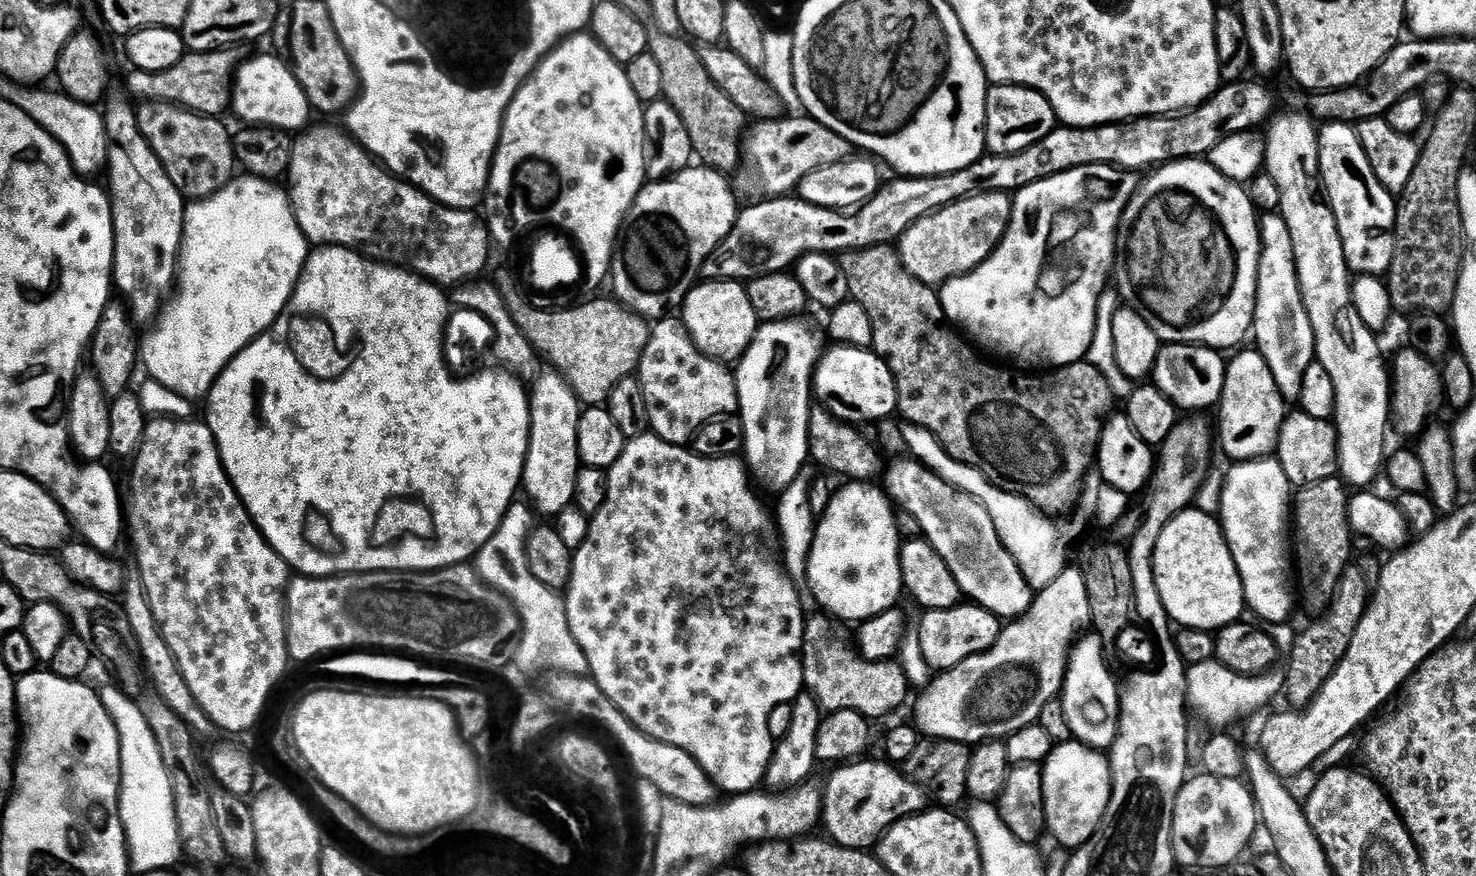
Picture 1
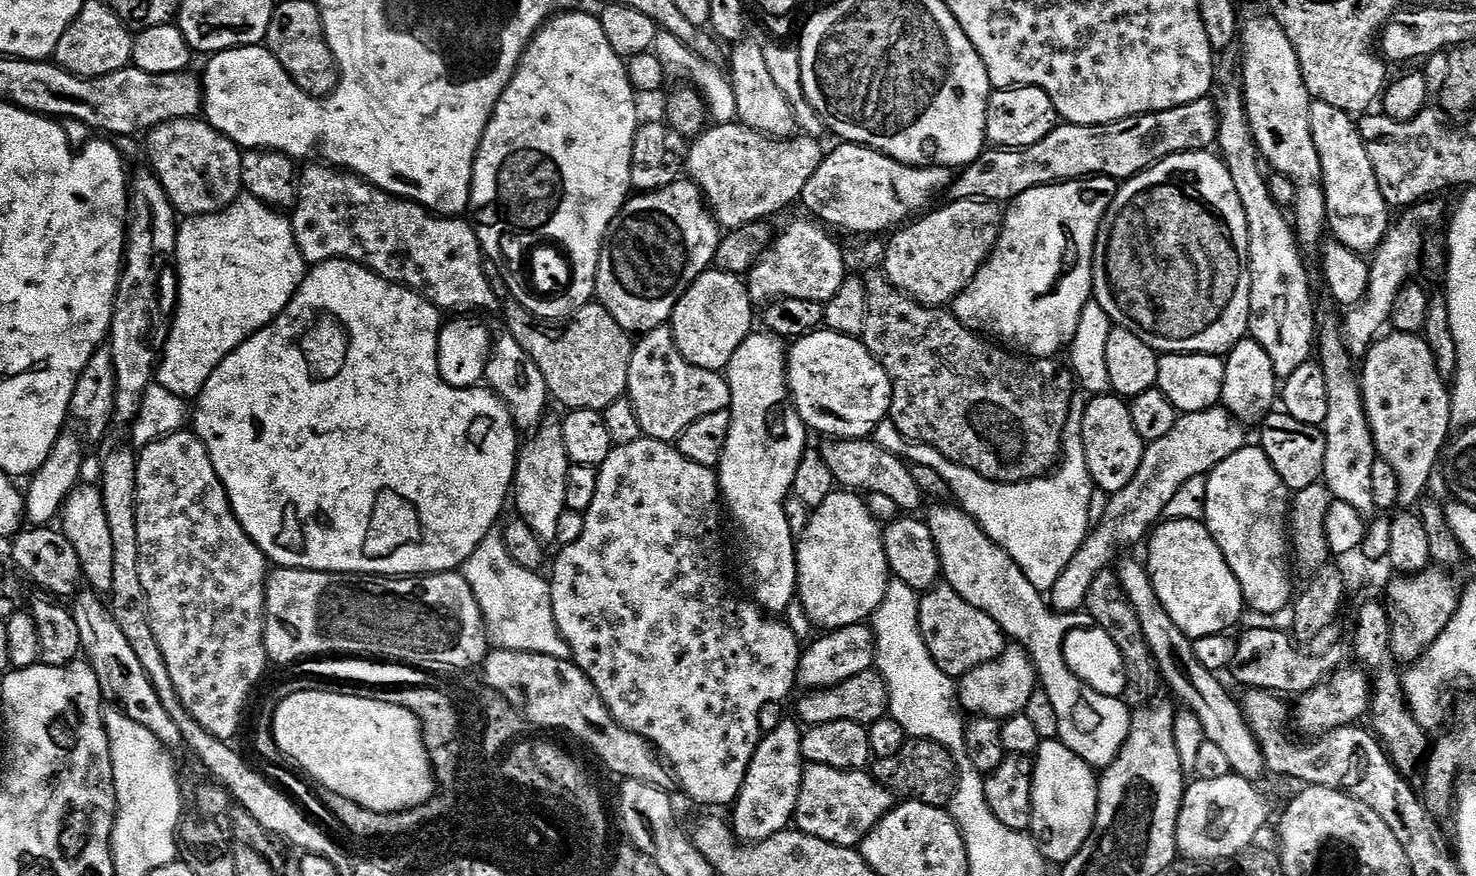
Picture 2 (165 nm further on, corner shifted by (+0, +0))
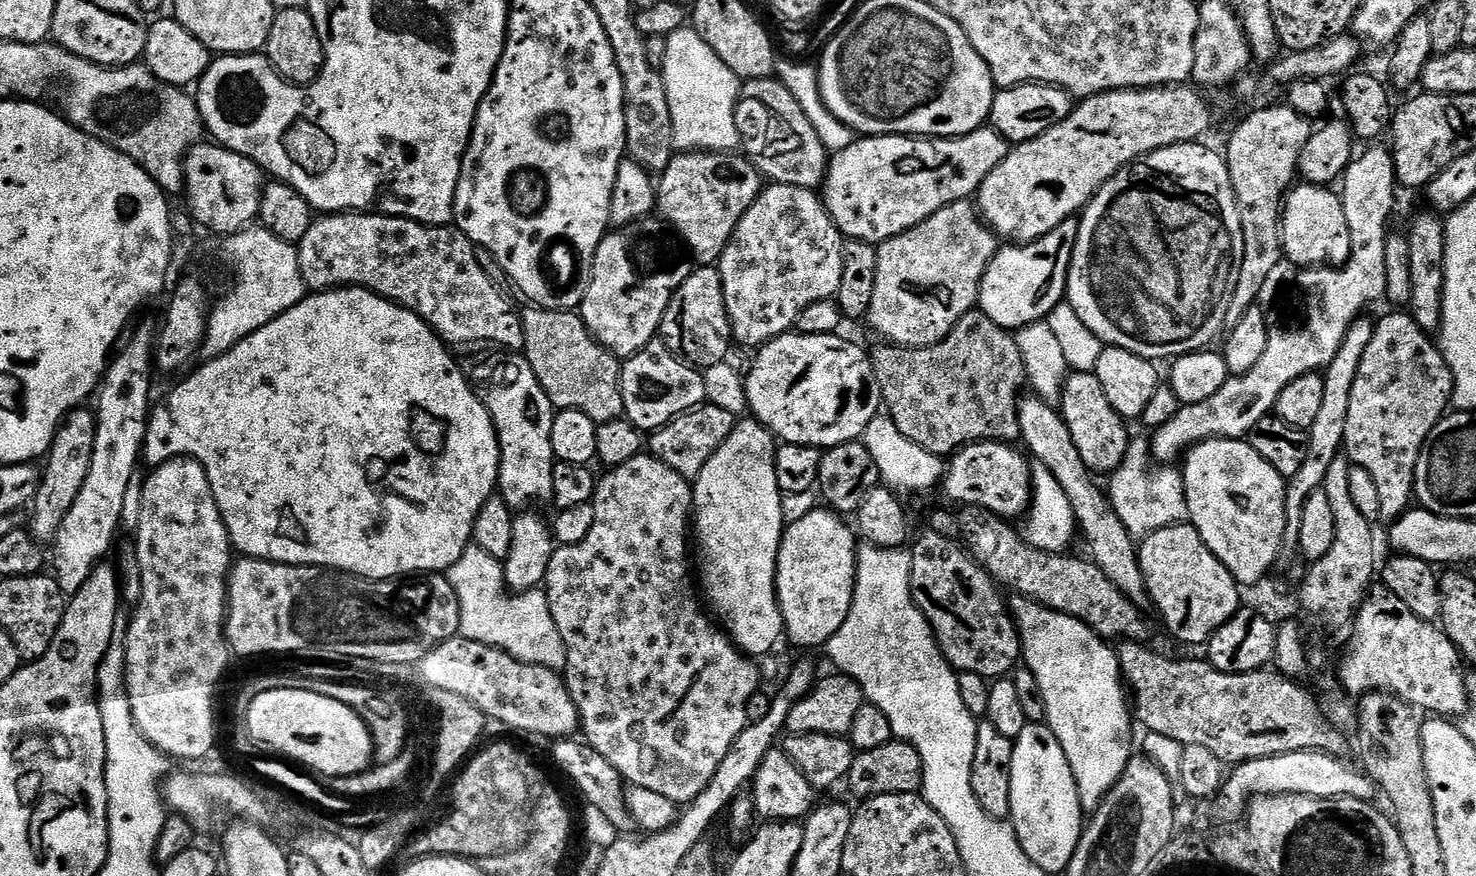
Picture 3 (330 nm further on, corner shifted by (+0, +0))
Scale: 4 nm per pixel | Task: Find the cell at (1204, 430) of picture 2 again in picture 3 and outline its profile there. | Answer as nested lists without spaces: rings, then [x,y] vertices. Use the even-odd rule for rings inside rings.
[[[1312,312],[1310,324],[1304,332],[1268,334],[1272,342],[1267,342],[1265,353],[1258,358],[1258,363],[1252,371],[1248,371],[1243,377],[1229,379],[1218,393],[1205,402],[1183,405],[1178,414],[1170,422],[1166,422],[1166,426],[1151,433],[1151,455],[1157,461],[1160,459],[1161,465],[1168,466],[1174,464],[1174,461],[1177,463],[1189,448],[1202,440],[1247,437],[1254,426],[1275,409],[1278,394],[1290,382],[1308,372],[1325,369],[1332,362],[1341,342],[1336,340],[1336,344],[1332,344],[1328,336],[1332,336],[1332,332],[1324,332],[1324,328],[1320,328],[1320,324],[1312,320]],[[1308,332],[1312,332],[1312,340],[1304,340]]]

